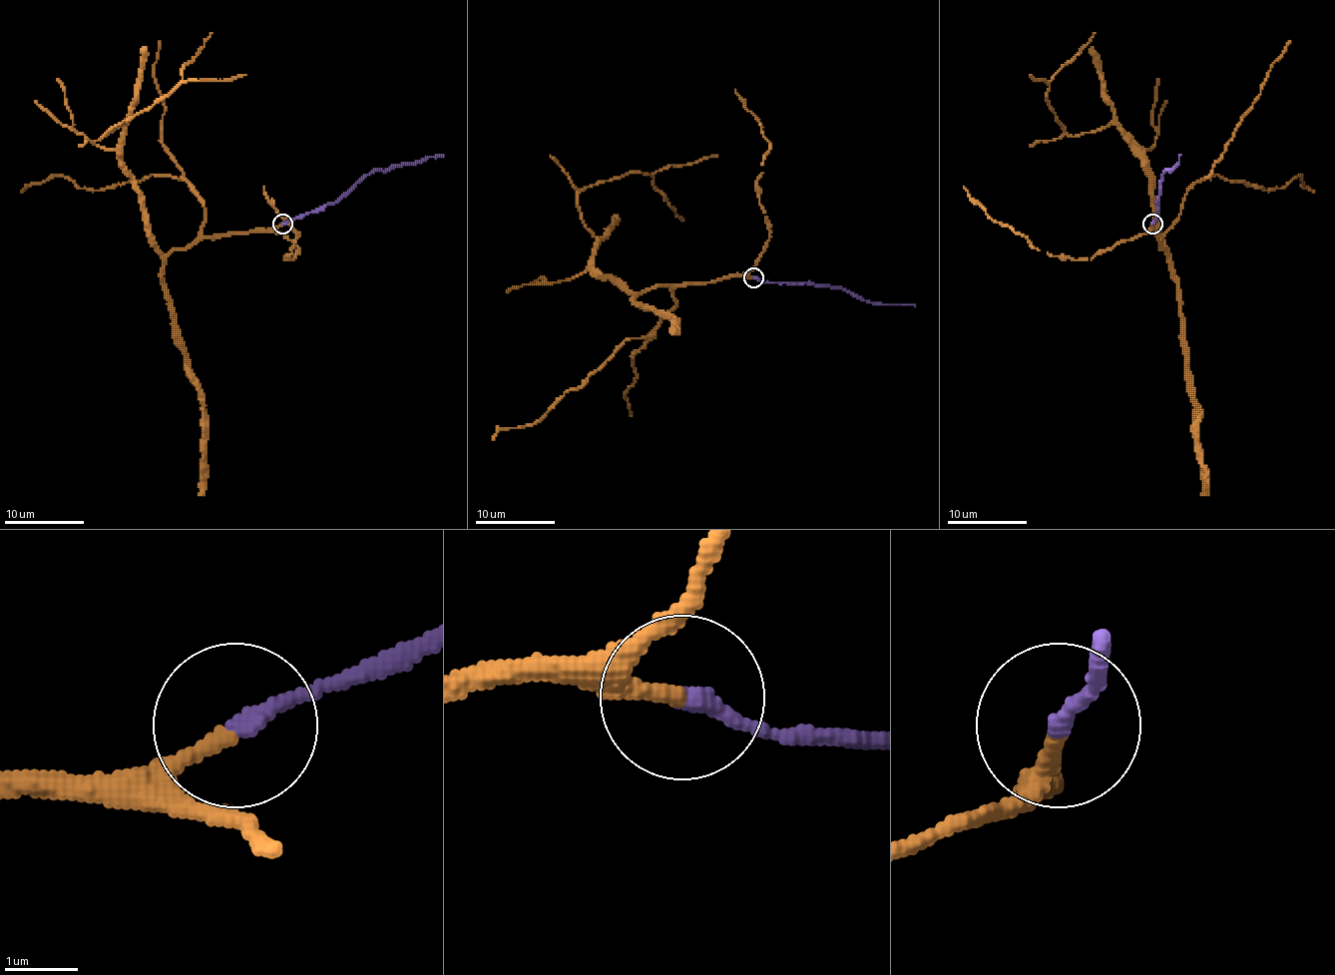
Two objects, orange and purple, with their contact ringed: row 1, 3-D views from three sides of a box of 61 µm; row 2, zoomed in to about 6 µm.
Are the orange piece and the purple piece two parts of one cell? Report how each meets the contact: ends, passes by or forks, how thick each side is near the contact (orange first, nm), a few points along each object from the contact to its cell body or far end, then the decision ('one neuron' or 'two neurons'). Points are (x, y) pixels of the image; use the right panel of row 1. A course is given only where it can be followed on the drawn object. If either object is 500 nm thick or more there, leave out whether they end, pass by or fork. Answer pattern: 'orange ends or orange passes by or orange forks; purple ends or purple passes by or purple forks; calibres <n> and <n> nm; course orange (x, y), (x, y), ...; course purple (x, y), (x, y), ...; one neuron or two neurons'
orange ends; purple ends; calibres 240 and 240 nm; course orange (1152, 225), (1168, 254), (1140, 153), (1115, 125), (1072, 137), (1052, 111), (1054, 77), (1096, 33); course purple (1152, 225), (1156, 221), (1162, 175), (1176, 165), (1180, 155); one neuron

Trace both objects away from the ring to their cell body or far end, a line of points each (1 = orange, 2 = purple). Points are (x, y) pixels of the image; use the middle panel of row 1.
1: (753, 278), (667, 284), (636, 294), (594, 266), (596, 241), (578, 197), (596, 183), (644, 173), (683, 221)
2: (753, 278), (761, 282), (809, 282), (839, 288), (871, 302), (915, 306)

